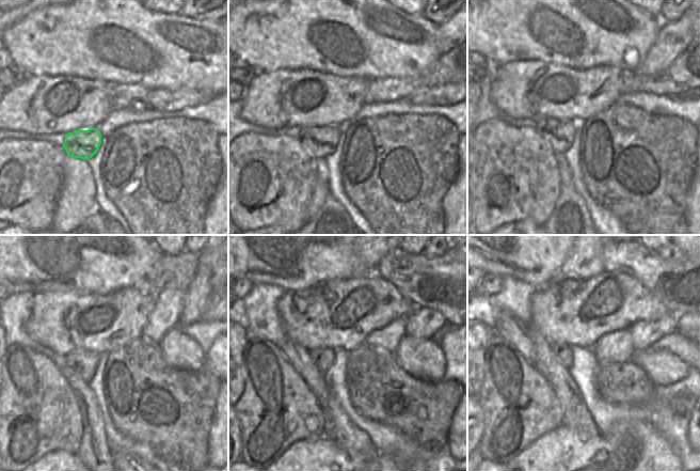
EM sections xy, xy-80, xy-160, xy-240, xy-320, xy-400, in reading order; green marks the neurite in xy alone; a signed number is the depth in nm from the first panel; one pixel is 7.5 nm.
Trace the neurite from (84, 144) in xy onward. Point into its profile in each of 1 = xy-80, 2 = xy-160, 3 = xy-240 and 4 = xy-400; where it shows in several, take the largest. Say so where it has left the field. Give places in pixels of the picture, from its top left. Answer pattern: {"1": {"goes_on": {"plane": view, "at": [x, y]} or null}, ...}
{"1": {"goes_on": {"plane": "xy-80", "at": [320, 141]}}, "2": {"goes_on": {"plane": "xy-160", "at": [559, 134]}}, "3": {"goes_on": {"plane": "xy-240", "at": [82, 362]}}, "4": {"goes_on": {"plane": "xy-400", "at": [562, 351]}}}

